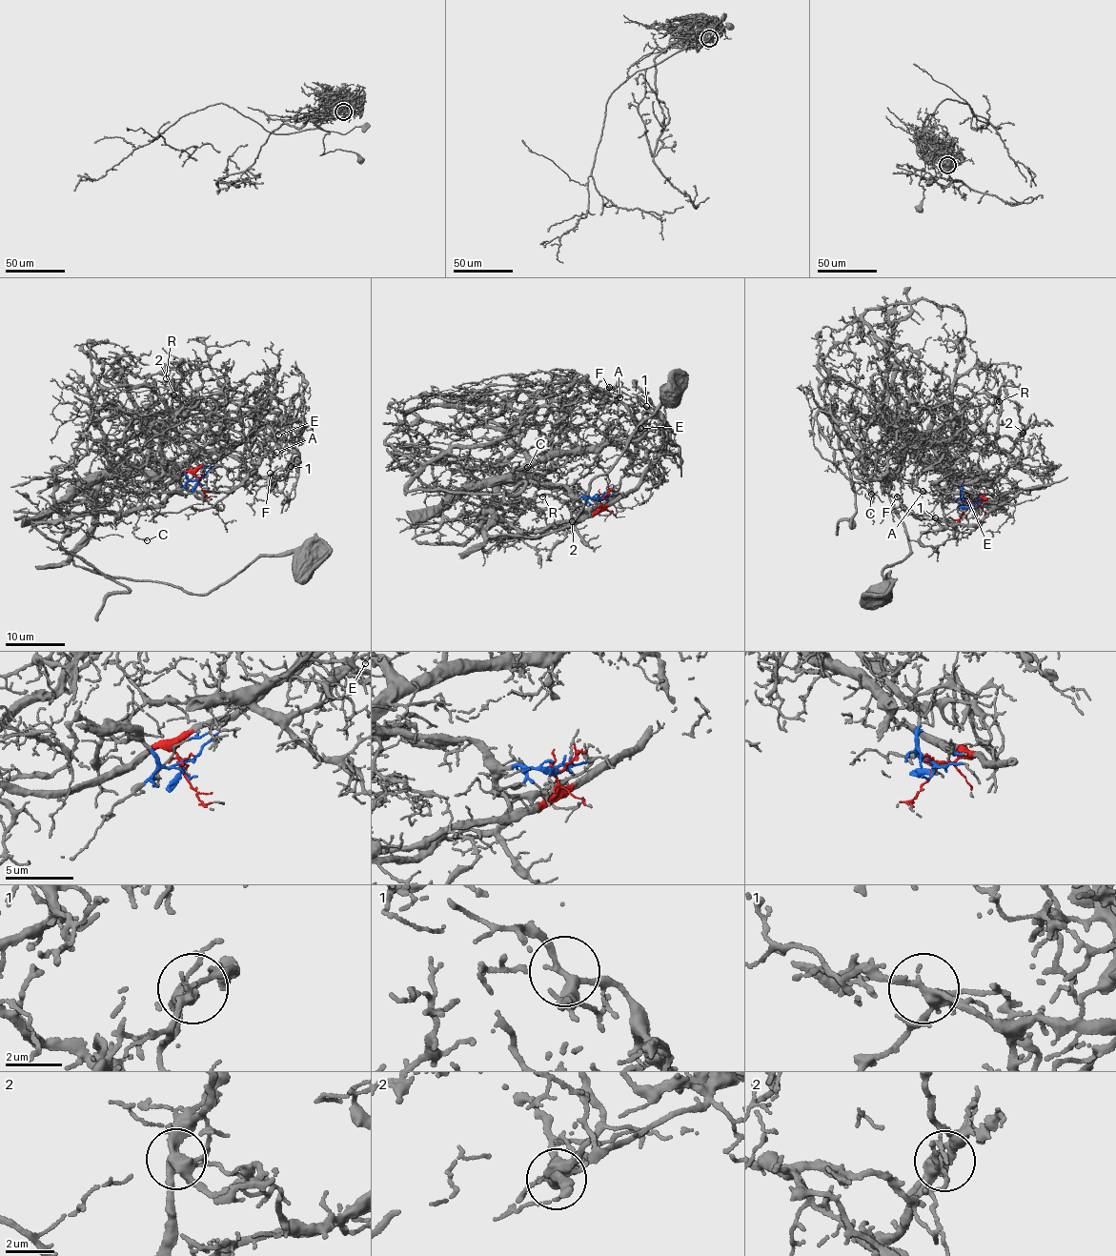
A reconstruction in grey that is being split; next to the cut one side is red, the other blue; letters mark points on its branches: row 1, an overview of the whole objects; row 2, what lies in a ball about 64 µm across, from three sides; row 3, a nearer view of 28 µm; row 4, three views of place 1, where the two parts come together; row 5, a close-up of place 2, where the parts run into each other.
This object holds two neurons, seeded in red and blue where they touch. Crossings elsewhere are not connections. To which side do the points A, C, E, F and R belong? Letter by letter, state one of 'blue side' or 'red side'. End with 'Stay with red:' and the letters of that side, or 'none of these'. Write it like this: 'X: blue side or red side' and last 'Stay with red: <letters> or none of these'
A: blue side
C: blue side
E: blue side
F: red side
R: red side
Stay with red: F, R

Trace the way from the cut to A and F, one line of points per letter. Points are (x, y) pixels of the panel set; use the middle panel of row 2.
A: (601, 496), (518, 475), (601, 444), (608, 423), (598, 410), (610, 389), (620, 396)
F: (599, 498), (602, 507), (640, 486), (668, 437), (663, 414), (639, 398), (609, 388)

